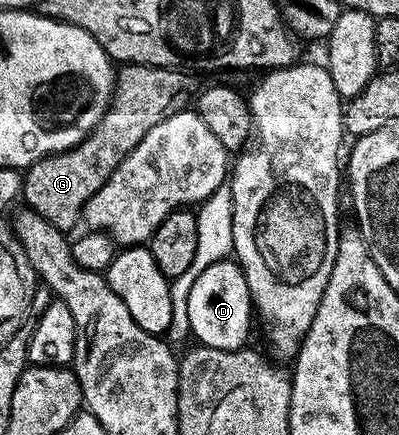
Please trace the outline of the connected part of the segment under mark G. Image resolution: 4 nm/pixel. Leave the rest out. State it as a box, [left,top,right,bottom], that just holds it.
[21,63,197,233]

